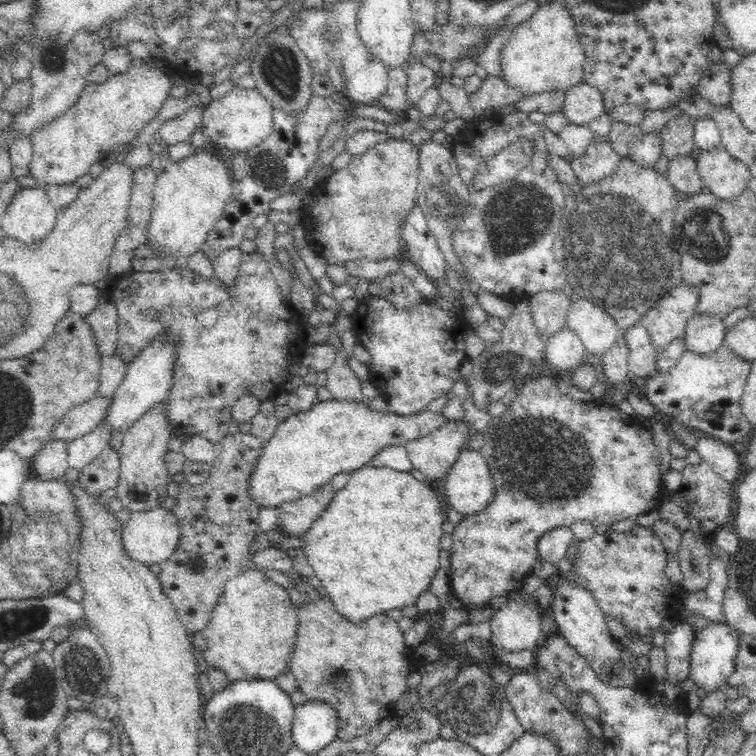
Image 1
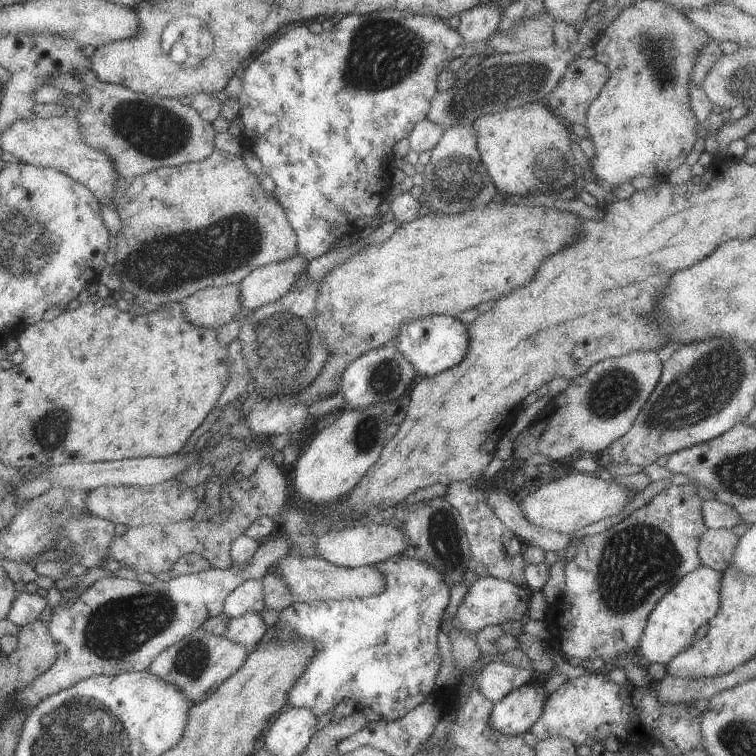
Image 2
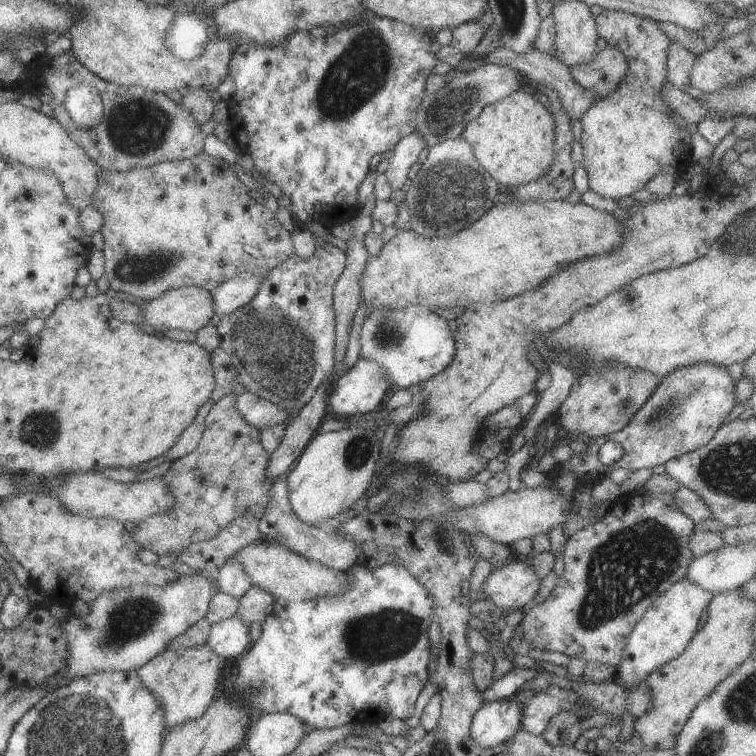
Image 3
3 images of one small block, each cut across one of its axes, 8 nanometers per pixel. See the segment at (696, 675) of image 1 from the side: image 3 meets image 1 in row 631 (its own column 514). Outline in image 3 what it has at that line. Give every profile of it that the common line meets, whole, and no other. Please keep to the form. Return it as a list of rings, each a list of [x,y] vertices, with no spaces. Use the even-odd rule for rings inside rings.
[[[515,697],[485,702],[474,714],[470,736],[484,748],[511,741],[522,726],[522,708]]]

